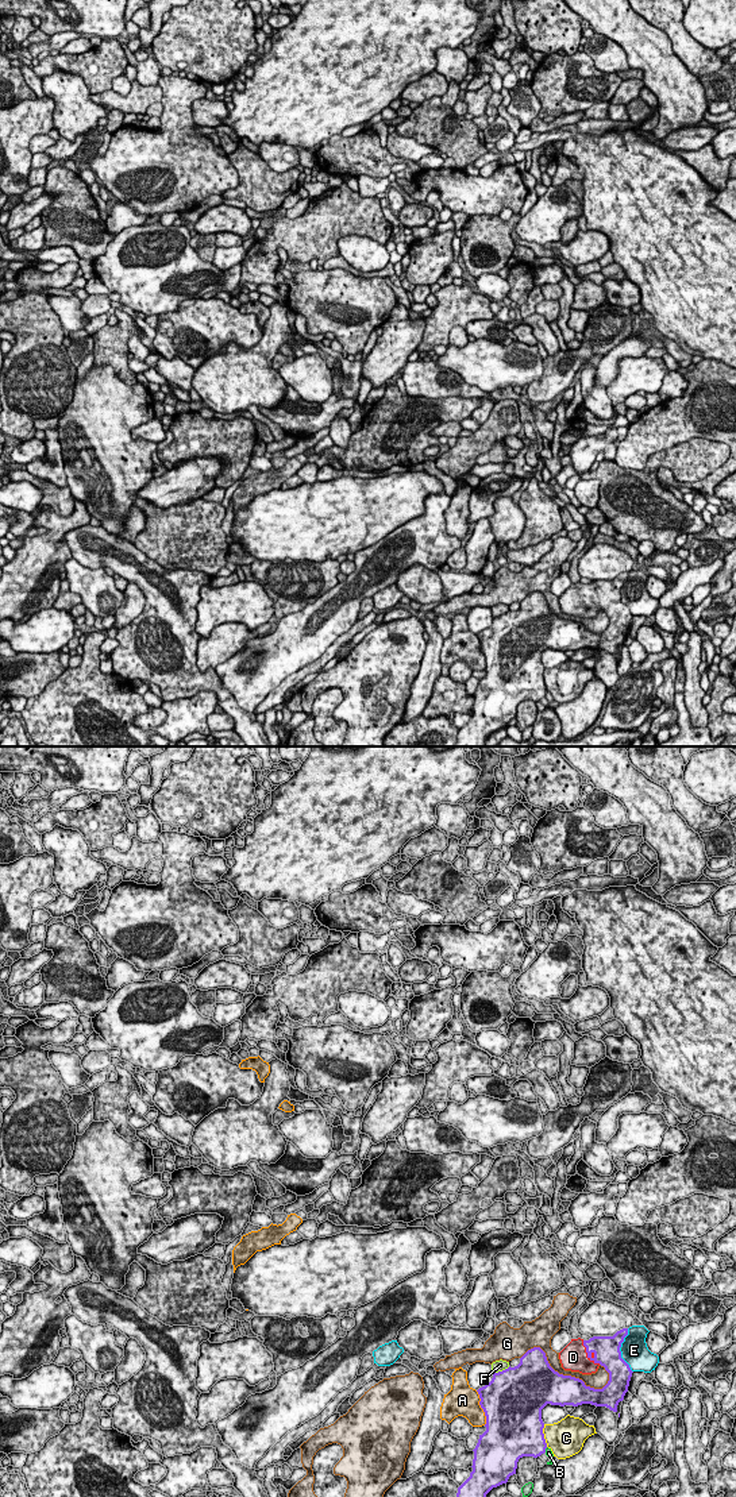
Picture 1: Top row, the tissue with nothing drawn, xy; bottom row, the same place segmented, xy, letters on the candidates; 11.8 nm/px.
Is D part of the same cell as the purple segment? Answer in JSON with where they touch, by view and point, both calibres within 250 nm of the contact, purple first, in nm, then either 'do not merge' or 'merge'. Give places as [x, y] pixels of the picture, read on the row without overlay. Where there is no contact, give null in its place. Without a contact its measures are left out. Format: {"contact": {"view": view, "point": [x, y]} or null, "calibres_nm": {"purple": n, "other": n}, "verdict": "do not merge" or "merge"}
{"contact": {"view": "xy", "point": [588, 598]}, "calibres_nm": {"purple": 320, "other": 320}, "verdict": "merge"}

